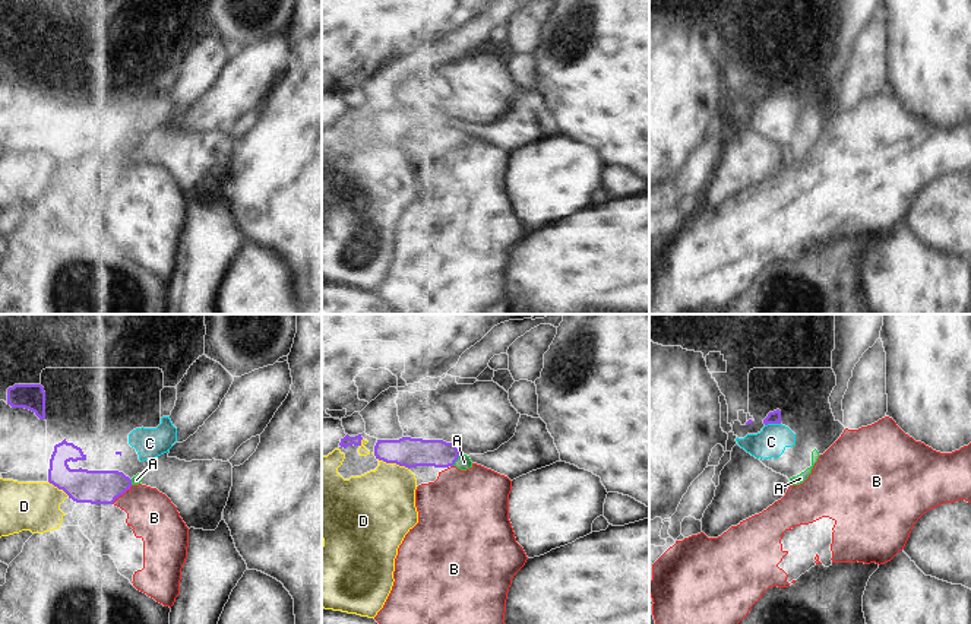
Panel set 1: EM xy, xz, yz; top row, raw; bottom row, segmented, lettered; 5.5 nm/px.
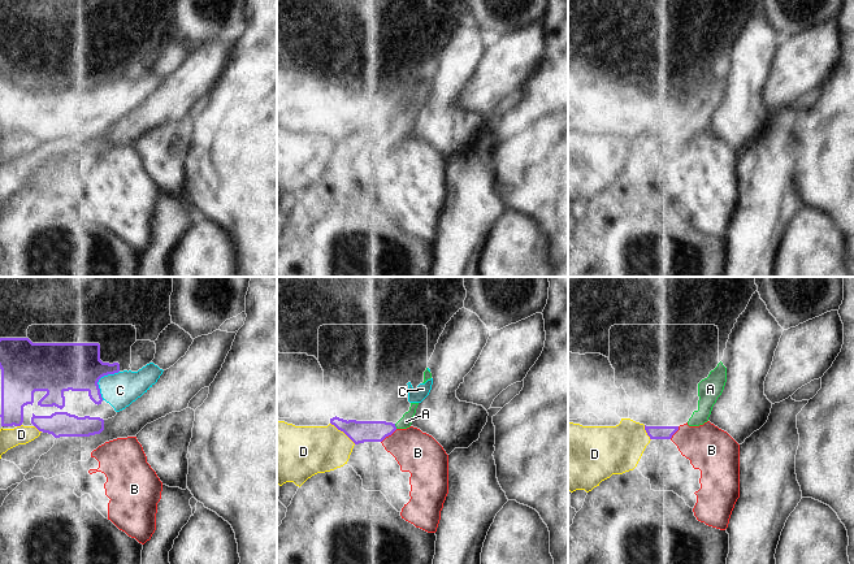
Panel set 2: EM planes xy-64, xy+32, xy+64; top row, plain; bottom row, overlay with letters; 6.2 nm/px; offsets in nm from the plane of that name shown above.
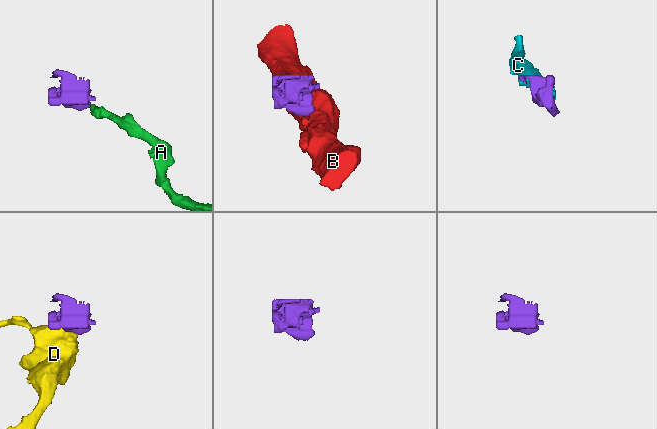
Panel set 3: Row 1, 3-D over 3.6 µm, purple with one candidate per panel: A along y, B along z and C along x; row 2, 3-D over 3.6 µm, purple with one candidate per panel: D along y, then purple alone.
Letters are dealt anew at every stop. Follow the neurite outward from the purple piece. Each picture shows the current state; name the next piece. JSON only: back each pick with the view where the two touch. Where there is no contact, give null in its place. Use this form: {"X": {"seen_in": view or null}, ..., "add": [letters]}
{"C": {"seen_in": "yz"}, "add": ["C"]}

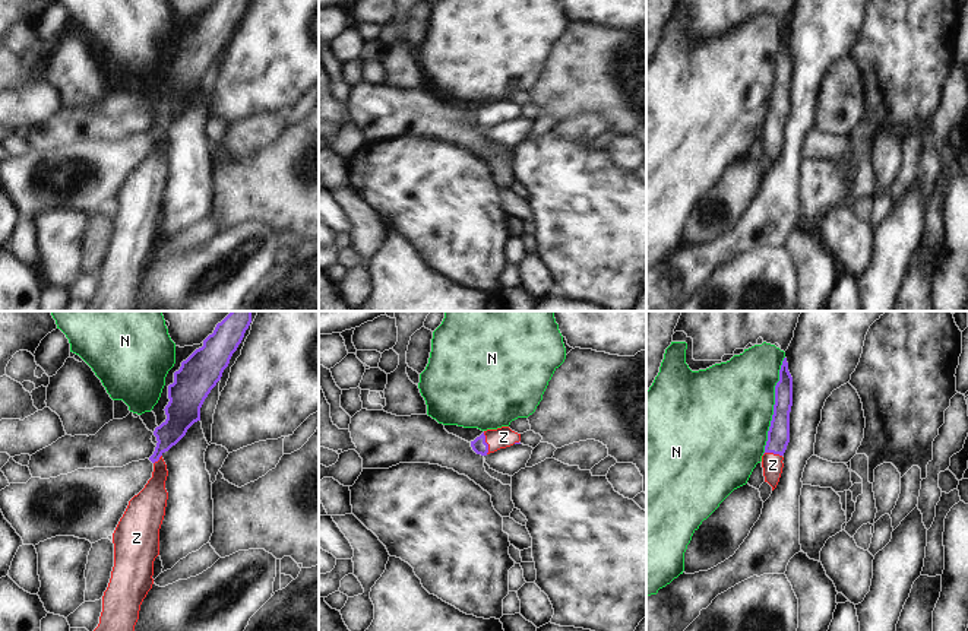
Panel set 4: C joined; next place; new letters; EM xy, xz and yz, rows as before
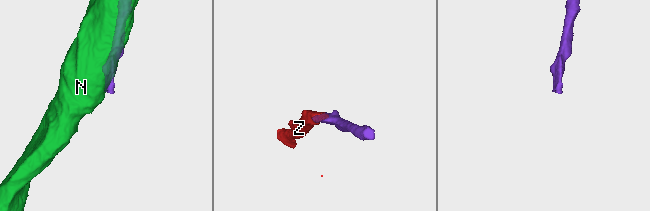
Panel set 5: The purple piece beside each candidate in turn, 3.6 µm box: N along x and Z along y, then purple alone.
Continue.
{"Z": {"seen_in": "xz"}, "add": ["Z"]}

